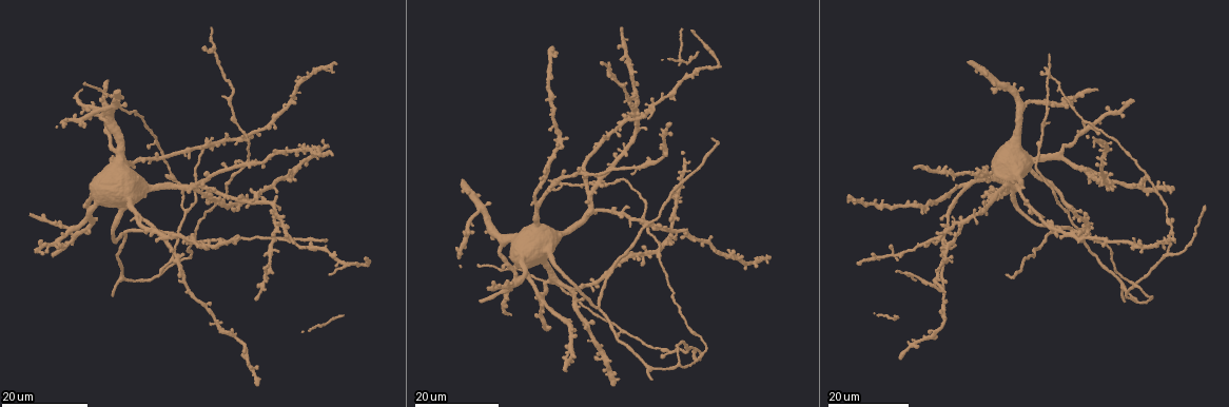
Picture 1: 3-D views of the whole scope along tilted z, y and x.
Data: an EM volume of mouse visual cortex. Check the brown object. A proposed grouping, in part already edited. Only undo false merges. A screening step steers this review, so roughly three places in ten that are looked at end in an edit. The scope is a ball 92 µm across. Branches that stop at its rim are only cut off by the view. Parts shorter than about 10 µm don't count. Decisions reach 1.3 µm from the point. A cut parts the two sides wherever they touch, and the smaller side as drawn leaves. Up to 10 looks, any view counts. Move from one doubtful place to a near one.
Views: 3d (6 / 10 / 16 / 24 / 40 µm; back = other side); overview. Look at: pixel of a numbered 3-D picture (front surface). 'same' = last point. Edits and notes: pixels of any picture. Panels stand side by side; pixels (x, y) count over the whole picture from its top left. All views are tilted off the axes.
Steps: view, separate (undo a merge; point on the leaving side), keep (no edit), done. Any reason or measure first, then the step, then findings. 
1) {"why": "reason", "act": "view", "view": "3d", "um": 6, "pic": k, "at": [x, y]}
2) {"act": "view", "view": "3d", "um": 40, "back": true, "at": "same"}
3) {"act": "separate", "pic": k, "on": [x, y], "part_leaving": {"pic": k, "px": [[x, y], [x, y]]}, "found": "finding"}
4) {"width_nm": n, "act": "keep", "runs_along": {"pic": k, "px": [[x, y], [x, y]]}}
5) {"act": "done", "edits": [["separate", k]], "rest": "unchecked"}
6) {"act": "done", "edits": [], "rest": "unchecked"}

{"why": "three arms meet", "act": "view", "view": "3d", "um": 24, "pic": 1, "at": [677, 366]}

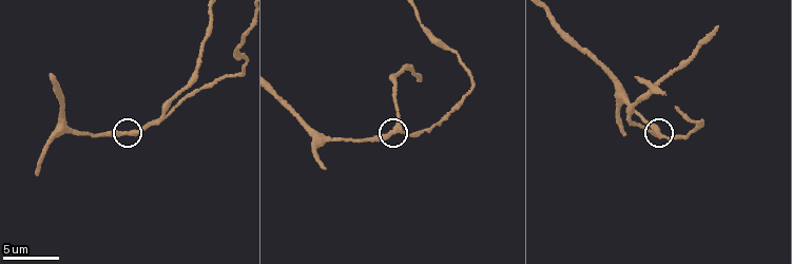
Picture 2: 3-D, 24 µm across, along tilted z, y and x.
{"act": "view", "view": "3d", "um": 10, "pic": 2, "at": [398, 126]}

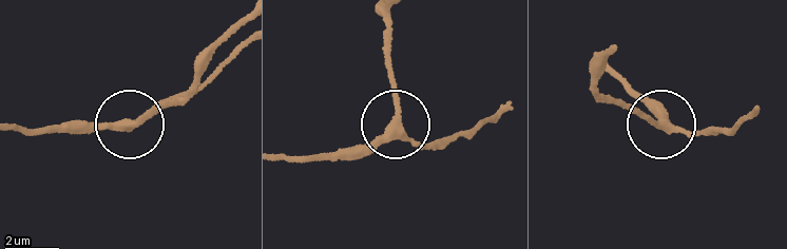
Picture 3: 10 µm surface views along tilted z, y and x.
{"arms": 3, "act": "keep", "runs_along": {"pic": 3, "px": [[17, 125], [39, 130], [137, 121], [173, 97]]}, "found": "one neuron here"}

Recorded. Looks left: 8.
{"why": "three-way junction", "act": "view", "view": "3d", "um": 24, "pic": 1, "at": [184, 208]}

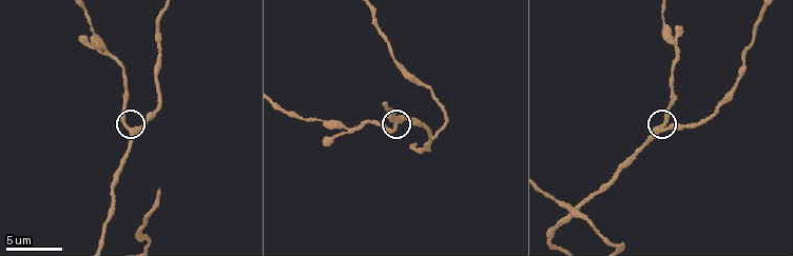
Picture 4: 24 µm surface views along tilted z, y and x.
{"act": "view", "view": "3d", "um": 6, "pic": 4, "at": [130, 131]}

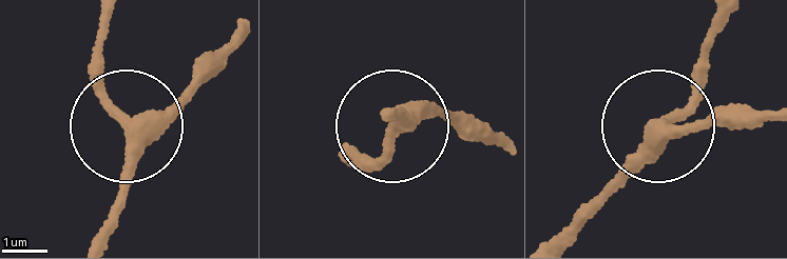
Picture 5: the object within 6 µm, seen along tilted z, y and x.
{"act": "keep", "runs_along": {"pic": 5, "px": [[552, 233], [646, 140], [721, 125]]}, "found": "continuous, no second neuron"}

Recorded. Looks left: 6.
{"why": "two arms in line, one across", "act": "view", "view": "3d", "um": 24, "pic": 1, "at": [1144, 174]}

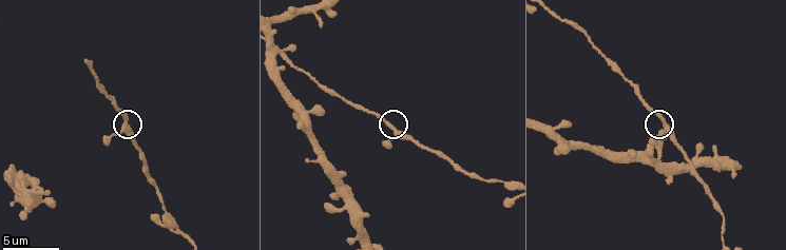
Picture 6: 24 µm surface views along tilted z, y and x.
{"why": "zoom in", "act": "view", "view": "3d", "um": 10, "pic": 6, "at": [127, 122]}

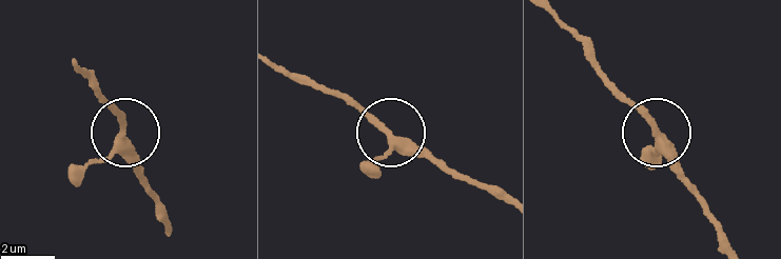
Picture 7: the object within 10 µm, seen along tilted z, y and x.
{"act": "view", "view": "3d", "um": 10, "back": true, "pic": 7, "at": [123, 133]}

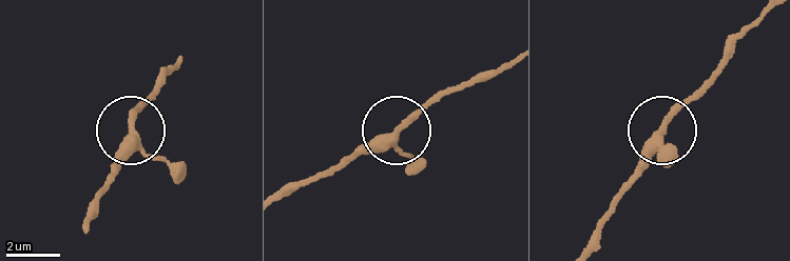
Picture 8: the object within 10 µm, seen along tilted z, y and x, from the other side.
{"act": "keep", "runs_along": {"pic": 8, "px": [[588, 244], [648, 143], [711, 88]]}, "found": "all the same neuron"}

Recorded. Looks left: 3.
{"why": "three-way junction", "act": "view", "view": "3d", "um": 16, "pic": 1, "at": [598, 310]}

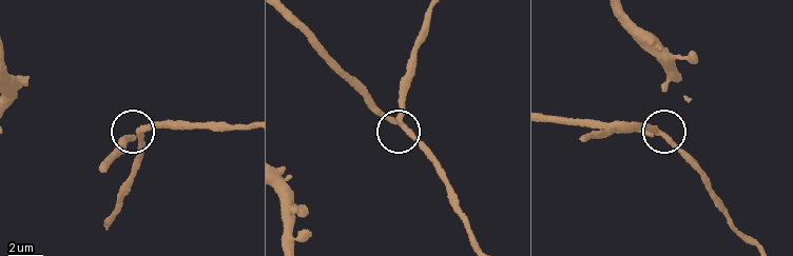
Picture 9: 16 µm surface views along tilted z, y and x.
{"act": "view", "view": "3d", "um": 10, "pic": 9, "at": [141, 132]}

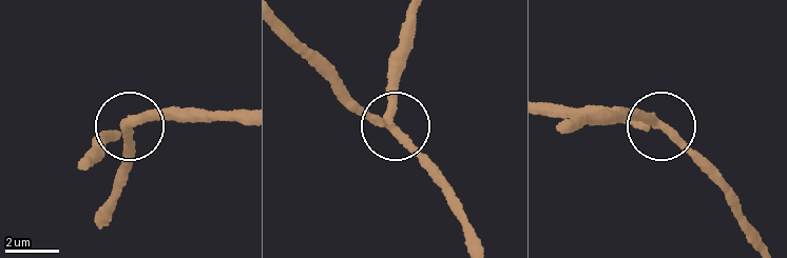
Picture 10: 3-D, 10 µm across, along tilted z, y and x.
{"act": "separate", "pic": 10, "on": [155, 108], "part_leaving": {"pic": 10, "px": [[387, 116], [409, 16]]}, "found": "two neurons meet here"}

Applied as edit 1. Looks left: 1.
{"act": "done", "edits": [["separate", 10]], "rest": "unchecked"}

